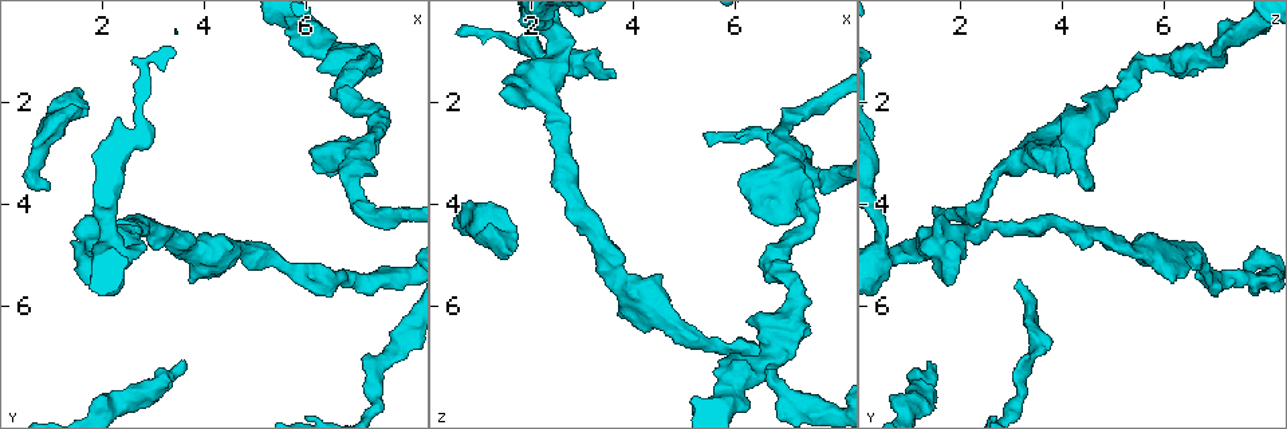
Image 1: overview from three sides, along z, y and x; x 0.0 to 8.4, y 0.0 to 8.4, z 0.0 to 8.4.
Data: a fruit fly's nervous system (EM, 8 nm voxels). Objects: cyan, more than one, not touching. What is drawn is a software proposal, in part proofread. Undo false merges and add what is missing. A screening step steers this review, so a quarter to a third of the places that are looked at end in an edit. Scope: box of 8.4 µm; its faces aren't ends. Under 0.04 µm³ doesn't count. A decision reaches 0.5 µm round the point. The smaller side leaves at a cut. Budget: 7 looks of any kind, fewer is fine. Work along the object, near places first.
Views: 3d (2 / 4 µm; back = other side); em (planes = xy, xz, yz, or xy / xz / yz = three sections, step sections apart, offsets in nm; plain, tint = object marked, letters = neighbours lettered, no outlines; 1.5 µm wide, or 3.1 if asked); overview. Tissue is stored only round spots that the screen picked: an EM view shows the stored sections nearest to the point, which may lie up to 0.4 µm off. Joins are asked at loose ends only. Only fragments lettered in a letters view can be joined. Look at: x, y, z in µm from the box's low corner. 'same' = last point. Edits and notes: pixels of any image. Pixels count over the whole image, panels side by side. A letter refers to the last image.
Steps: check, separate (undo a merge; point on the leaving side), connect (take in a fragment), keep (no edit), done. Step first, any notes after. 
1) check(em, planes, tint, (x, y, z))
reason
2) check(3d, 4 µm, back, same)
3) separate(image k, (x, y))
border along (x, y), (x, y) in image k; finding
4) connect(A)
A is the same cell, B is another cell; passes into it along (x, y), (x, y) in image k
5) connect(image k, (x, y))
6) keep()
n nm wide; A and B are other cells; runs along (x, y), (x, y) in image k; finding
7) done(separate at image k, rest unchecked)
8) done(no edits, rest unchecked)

check(em, yz, step 8, letters, (1.00, 3.70, 4.60))
free end

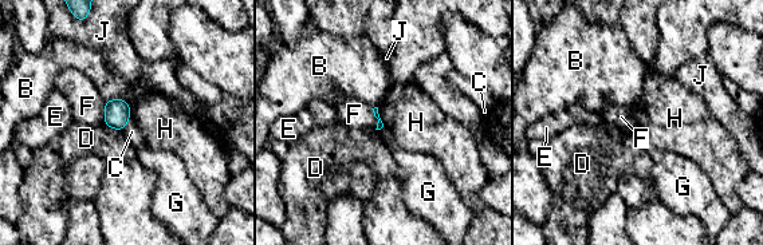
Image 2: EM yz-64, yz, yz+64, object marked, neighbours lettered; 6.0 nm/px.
check(em, planes, letters, same)
cut it another way

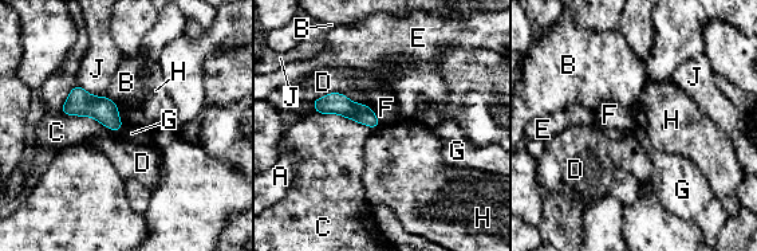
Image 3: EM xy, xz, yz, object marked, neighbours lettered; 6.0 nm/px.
keep()
A, B, C, D, E, F, G, H and J are other cells; border along (123, 126), (117, 133) in image 3; no lettered fragment goes on from it

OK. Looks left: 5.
check(em, yz, step 8, letters, (3.70, 5.55, 6.15))

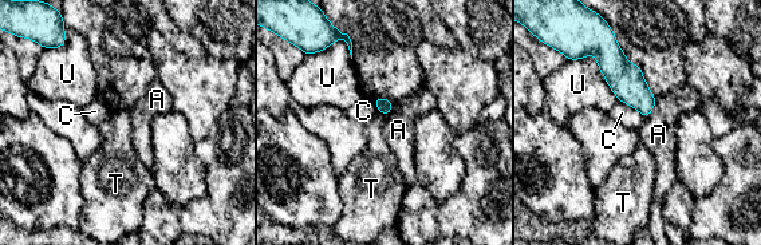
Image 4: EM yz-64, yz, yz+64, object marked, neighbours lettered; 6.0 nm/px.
check(em, planes, letters, same)
another direction

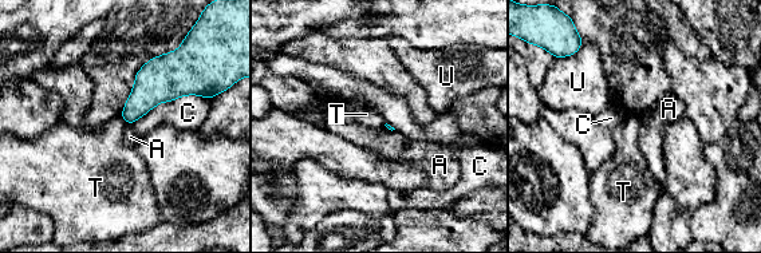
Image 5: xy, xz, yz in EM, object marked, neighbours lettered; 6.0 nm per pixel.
keep()
A, C, T and U are other cells; border along (119, 115), (129, 125) in image 5; none of them fits

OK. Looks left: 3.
check(em, xz, step 8, letters, (1.55, 1.80, 4.95))
branch stops here

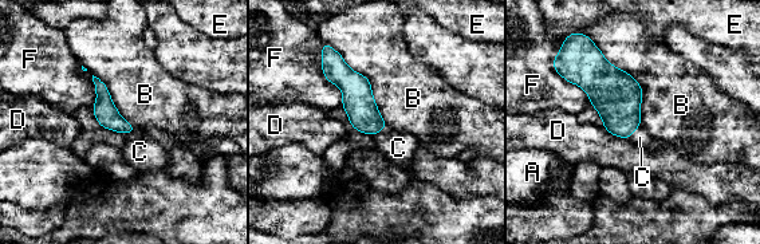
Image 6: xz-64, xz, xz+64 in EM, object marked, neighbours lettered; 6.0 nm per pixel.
connect(C)
B touches over 550 nm; C is the same cell, A, B, D, E and F are other cells; the cell continues

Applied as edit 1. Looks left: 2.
done(connect at image 6, rest unchecked)

